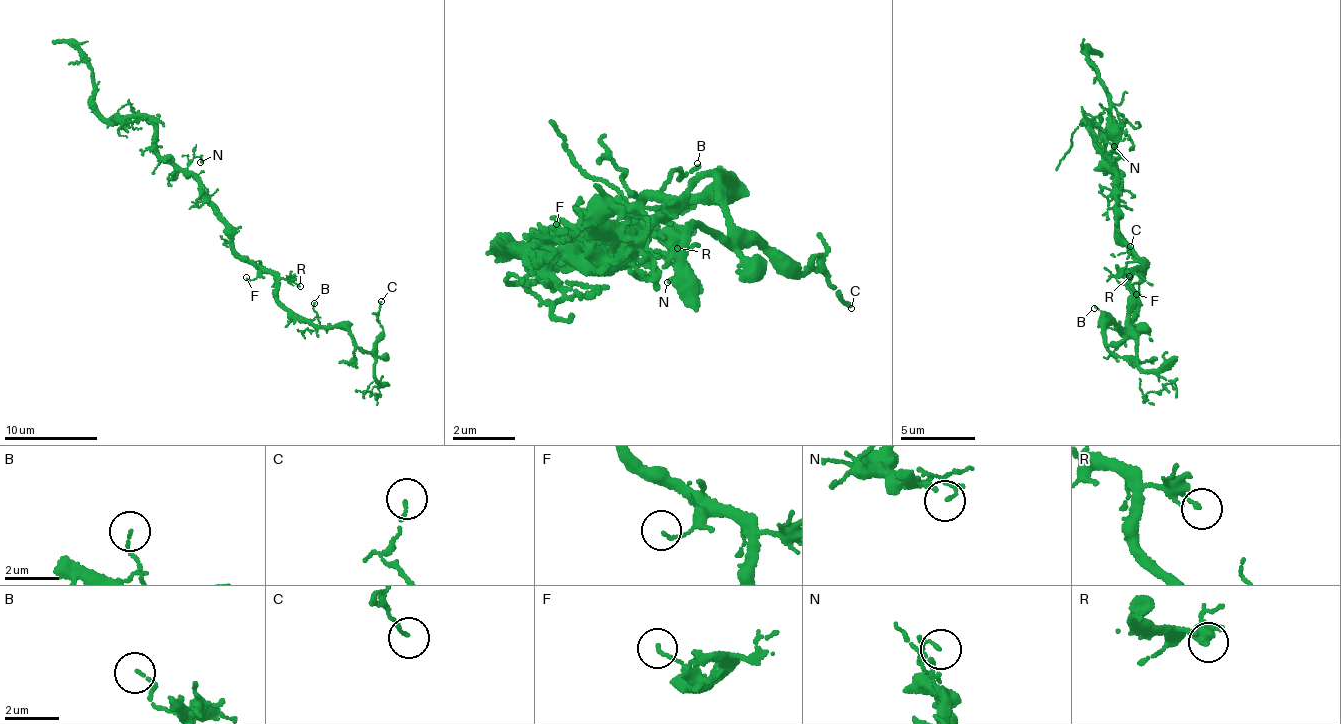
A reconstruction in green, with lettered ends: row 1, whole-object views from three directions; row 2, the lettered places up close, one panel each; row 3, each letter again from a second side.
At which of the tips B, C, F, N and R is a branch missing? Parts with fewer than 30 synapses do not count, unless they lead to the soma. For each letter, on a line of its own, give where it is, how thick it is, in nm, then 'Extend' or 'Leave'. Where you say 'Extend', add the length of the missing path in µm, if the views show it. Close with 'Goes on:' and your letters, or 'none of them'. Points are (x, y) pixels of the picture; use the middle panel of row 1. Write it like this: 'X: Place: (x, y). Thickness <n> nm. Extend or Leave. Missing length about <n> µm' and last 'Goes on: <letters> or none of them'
B: Place: (697, 163). Thickness 90 nm. Leave
C: Place: (851, 308). Thickness 110 nm. Leave
F: Place: (556, 224). Thickness 100 nm. Leave
N: Place: (667, 282). Thickness 120 nm. Leave
R: Place: (677, 248). Thickness 130 nm. Leave
Goes on: none of them

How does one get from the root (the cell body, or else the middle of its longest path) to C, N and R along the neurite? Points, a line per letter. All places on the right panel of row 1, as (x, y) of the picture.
C: (1118, 224), (1144, 263), (1130, 281), (1129, 324), (1104, 325), (1109, 344), (1127, 326), (1130, 246)
N: (1118, 224), (1114, 198), (1117, 173), (1109, 165), (1103, 151), (1106, 143), (1114, 146)
R: (1118, 224), (1120, 242), (1144, 263), (1140, 261), (1137, 266), (1132, 266), (1123, 274), (1129, 276)

